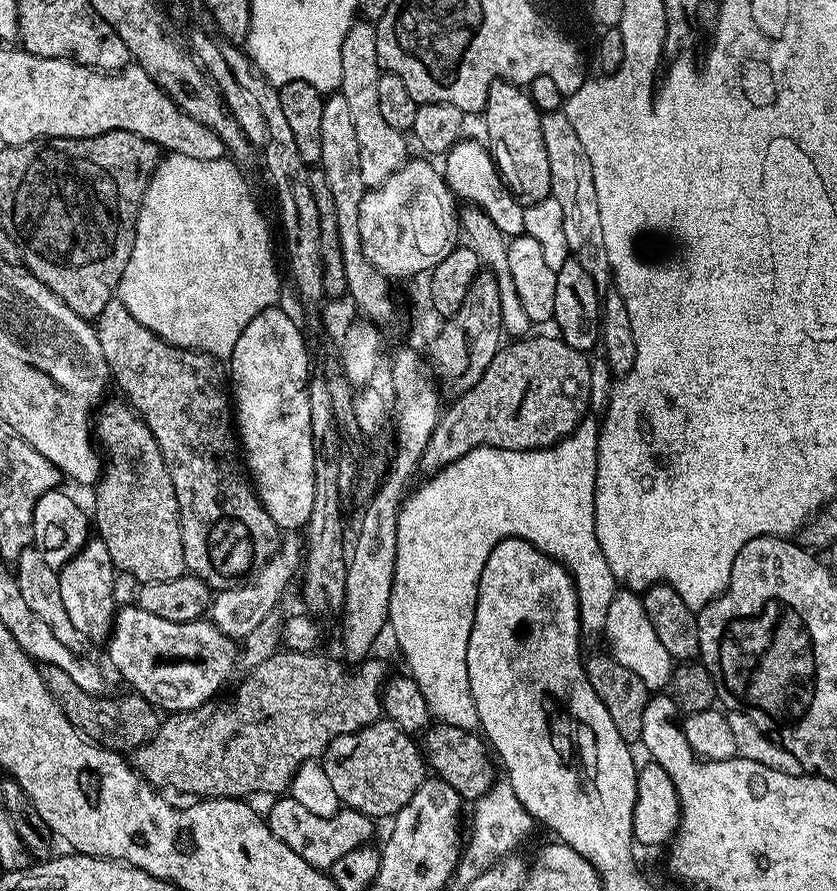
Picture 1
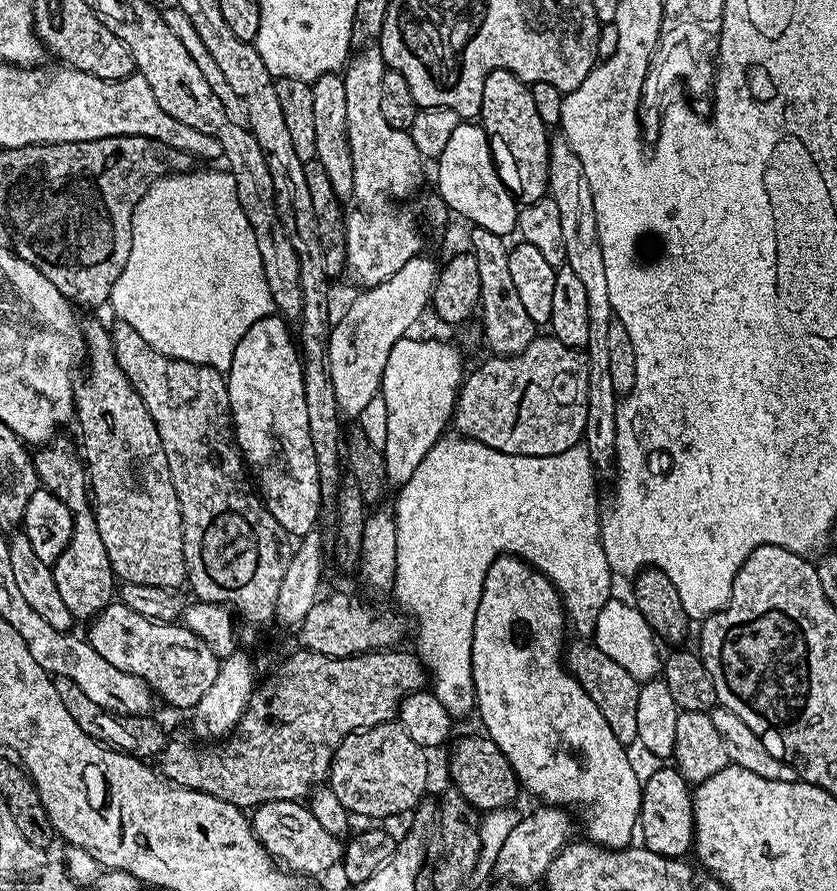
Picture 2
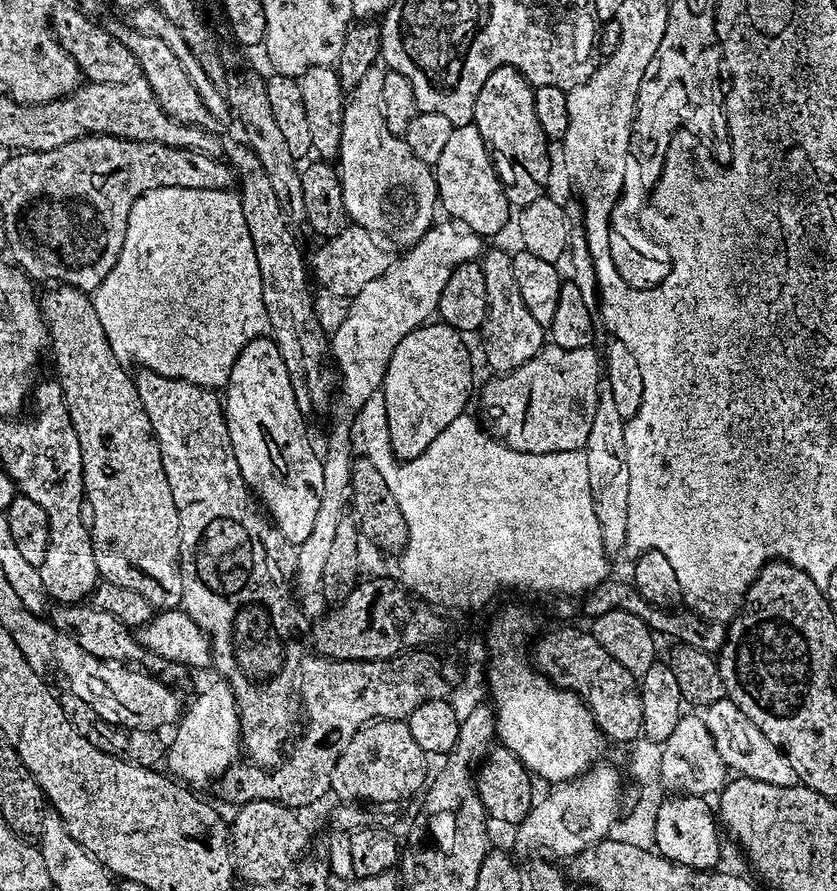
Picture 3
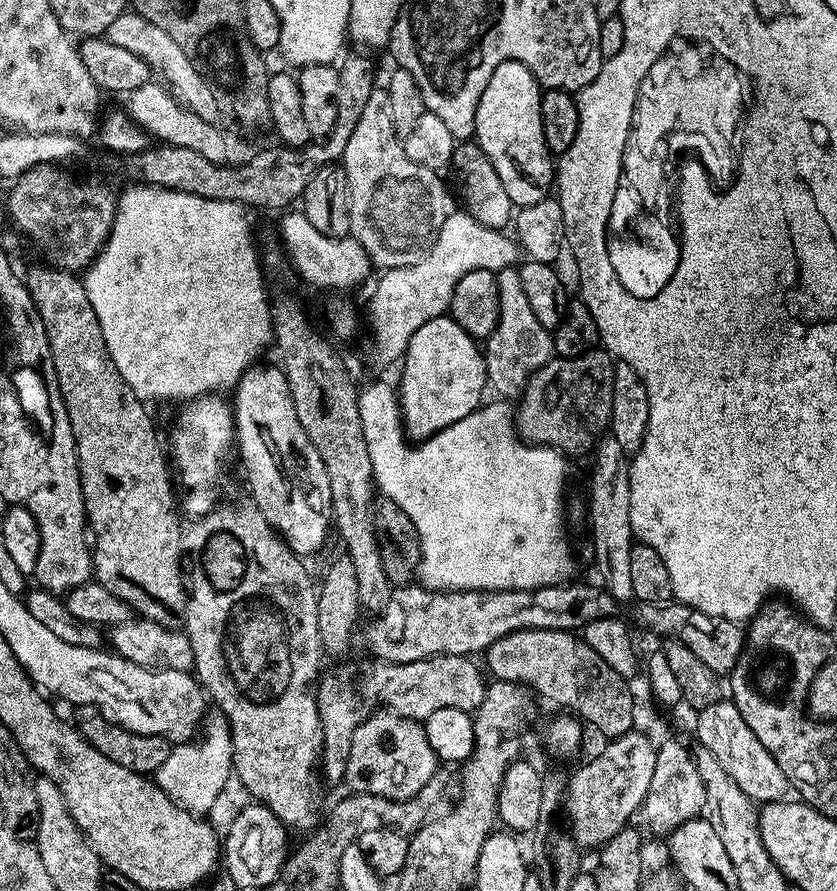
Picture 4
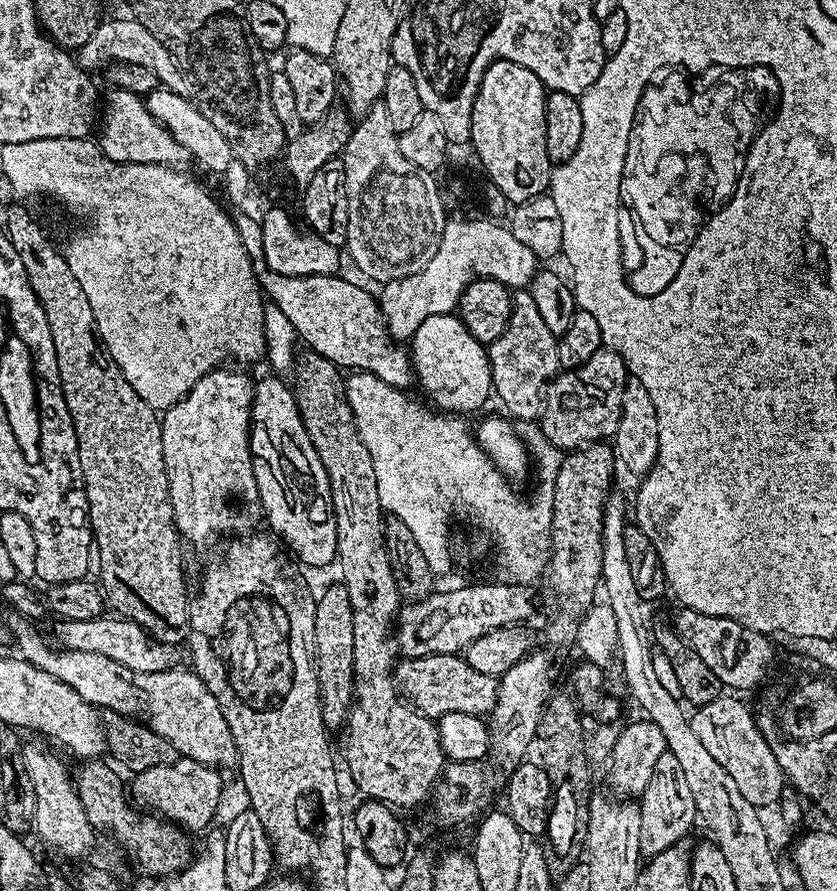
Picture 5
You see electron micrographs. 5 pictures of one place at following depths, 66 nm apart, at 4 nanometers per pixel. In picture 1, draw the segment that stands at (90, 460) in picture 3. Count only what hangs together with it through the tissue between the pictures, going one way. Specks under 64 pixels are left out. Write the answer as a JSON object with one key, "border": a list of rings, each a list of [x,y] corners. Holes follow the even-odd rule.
{"border":[[[108,398],[99,405],[95,413],[94,436],[106,457],[102,475],[94,488],[96,491],[94,528],[95,531],[96,528],[100,531],[97,532],[98,539],[106,546],[106,550],[110,550],[113,565],[121,573],[129,572],[140,584],[166,582],[185,575],[180,507],[174,482],[170,478],[168,467],[162,458],[162,450],[154,434],[150,434],[146,422],[132,409],[131,404],[120,398],[117,400]]]}

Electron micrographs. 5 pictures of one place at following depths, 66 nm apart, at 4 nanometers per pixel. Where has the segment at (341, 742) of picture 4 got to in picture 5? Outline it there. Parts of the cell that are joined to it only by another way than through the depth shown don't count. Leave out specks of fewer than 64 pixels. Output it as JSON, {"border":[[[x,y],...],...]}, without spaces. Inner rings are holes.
{"border":[[[460,654],[404,658],[397,663],[394,676],[397,681],[400,679],[403,695],[424,716],[439,718],[446,714],[474,714],[484,718],[496,705],[497,677],[478,674],[478,670],[474,670],[474,666],[470,666]]]}

